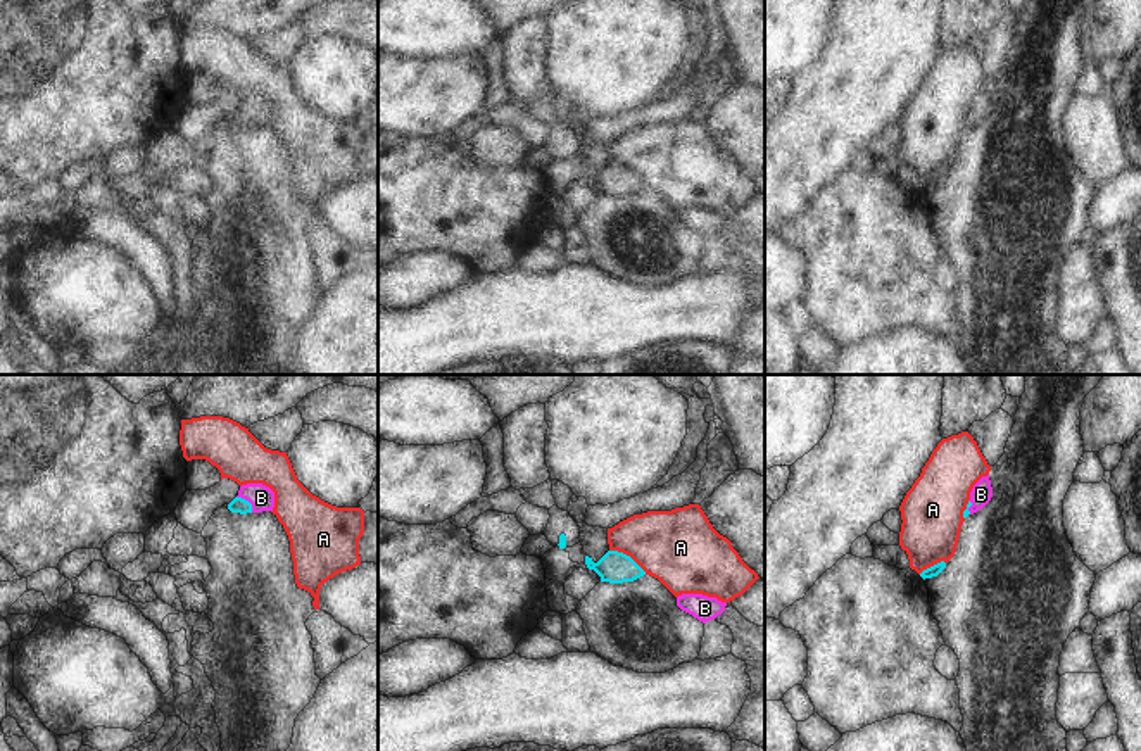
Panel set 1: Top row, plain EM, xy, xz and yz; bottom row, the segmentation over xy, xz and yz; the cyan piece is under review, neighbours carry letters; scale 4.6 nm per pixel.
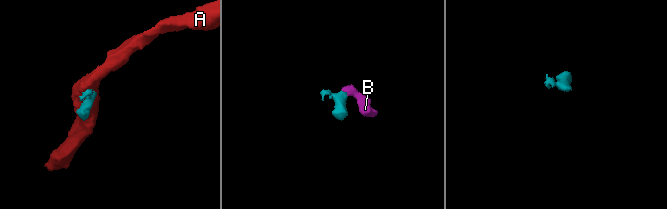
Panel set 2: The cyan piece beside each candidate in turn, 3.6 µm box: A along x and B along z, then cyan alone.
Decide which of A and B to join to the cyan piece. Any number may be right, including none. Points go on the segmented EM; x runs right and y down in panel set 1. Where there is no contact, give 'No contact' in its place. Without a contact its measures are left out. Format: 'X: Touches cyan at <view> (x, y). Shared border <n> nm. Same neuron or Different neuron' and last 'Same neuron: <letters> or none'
A: Touches cyan at xz (629, 556). Shared border 200 nm. Different neuron
B: Touches cyan at xy (247, 501). Shared border 110 nm. Same neuron
Same neuron: B

